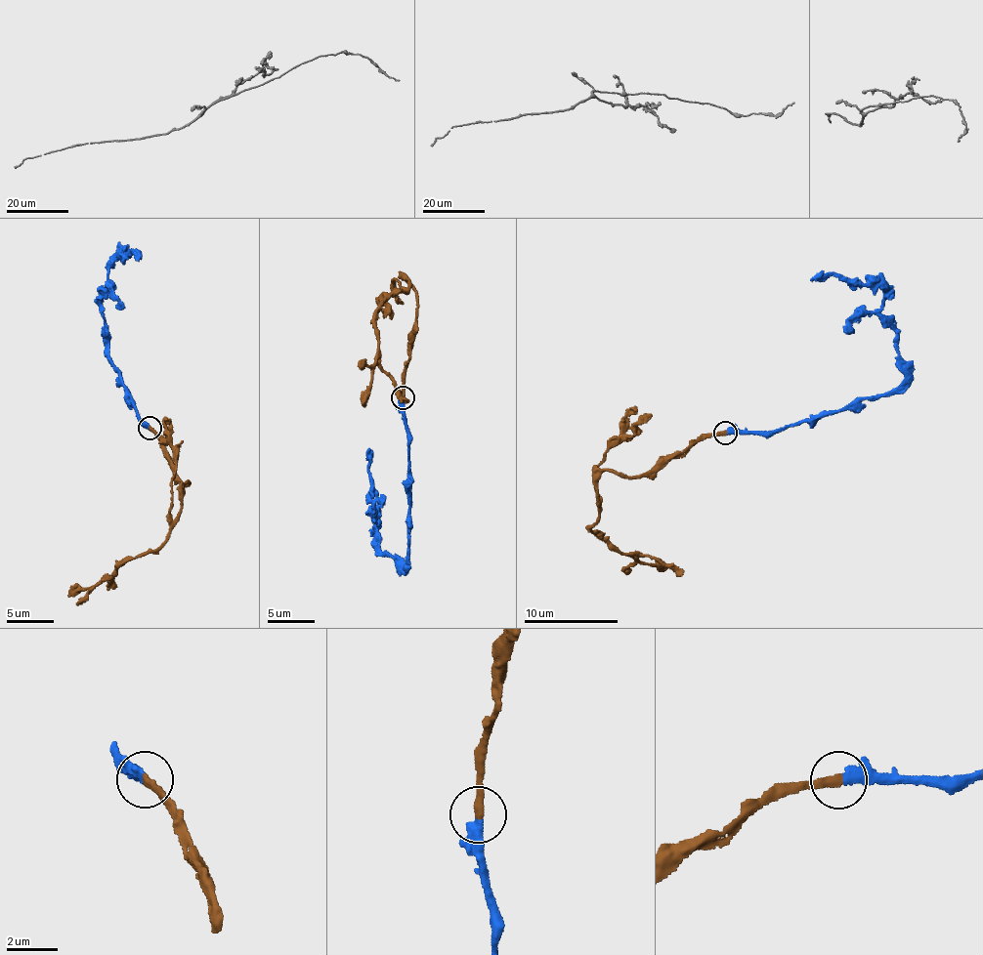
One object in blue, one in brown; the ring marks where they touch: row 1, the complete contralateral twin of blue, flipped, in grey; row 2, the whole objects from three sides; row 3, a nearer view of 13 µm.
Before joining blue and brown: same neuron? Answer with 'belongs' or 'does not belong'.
belongs

